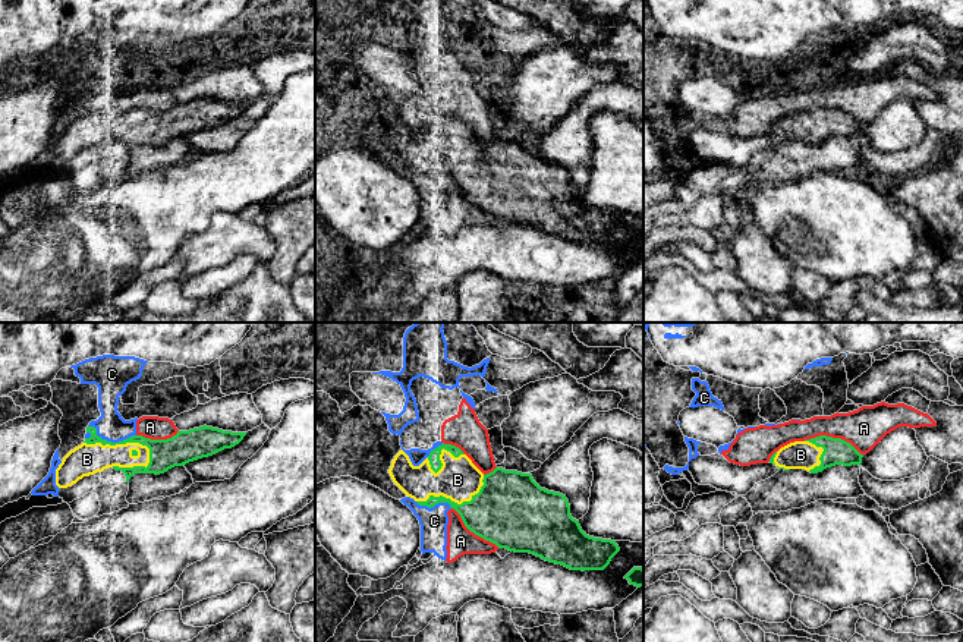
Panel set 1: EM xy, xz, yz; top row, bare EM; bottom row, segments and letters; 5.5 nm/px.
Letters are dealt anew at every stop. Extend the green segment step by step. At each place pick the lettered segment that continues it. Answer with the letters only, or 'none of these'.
B

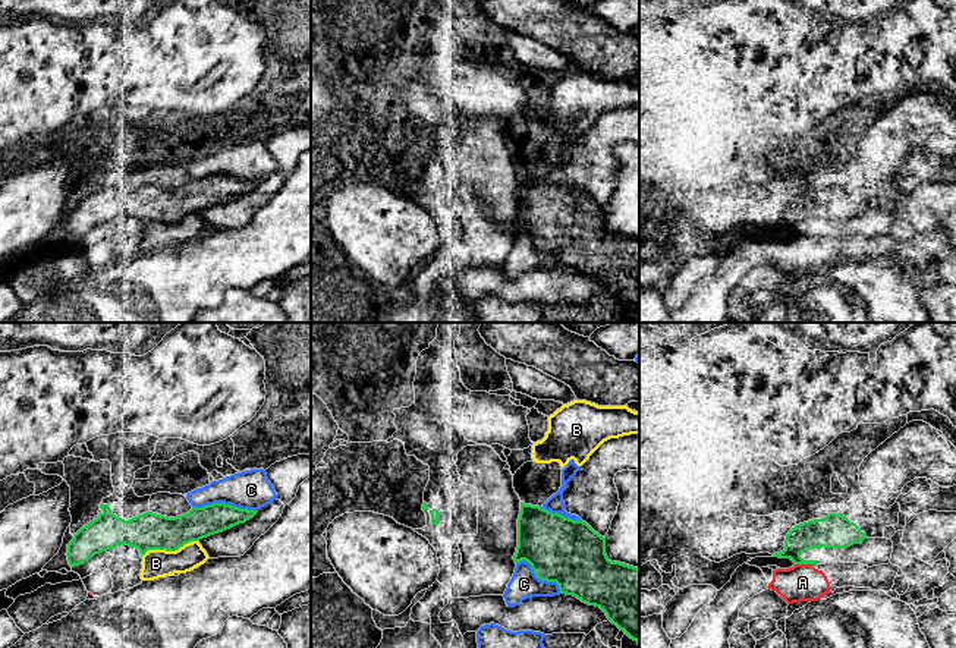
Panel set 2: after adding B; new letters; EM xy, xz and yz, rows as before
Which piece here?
none of these

